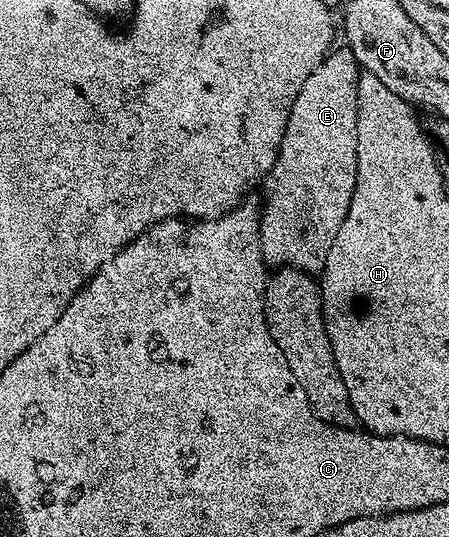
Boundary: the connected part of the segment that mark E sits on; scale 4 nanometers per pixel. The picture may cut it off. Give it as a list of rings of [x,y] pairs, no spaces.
[[[347,48],[331,49],[292,104],[278,159],[264,179],[262,223],[256,230],[257,249],[267,267],[291,266],[317,275],[328,260],[328,248],[348,216],[358,167],[358,101],[356,88],[360,67]]]

